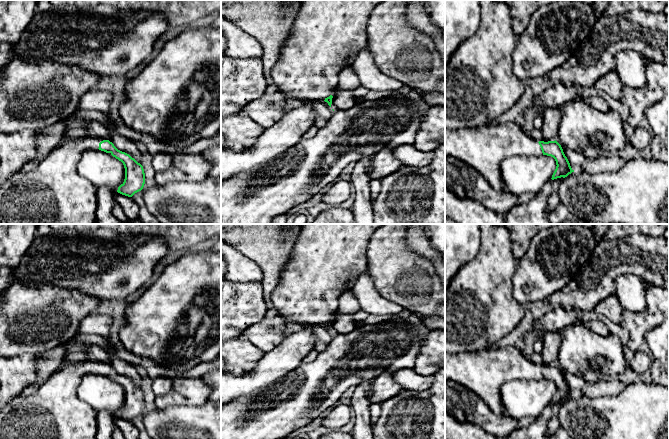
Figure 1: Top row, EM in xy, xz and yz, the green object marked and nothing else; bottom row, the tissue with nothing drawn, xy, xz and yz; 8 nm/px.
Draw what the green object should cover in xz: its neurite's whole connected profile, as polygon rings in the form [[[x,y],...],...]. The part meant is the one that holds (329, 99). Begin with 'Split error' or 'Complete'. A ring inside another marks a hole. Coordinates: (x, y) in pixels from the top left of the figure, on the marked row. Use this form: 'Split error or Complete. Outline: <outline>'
Split error. Outline: [[[302,0],[298,14],[291,28],[289,38],[284,43],[281,48],[281,53],[276,64],[273,66],[269,81],[274,84],[278,91],[282,92],[286,99],[296,99],[296,100],[309,100],[309,101],[325,101],[331,107],[333,96],[331,93],[335,91],[338,85],[338,74],[339,72],[348,66],[351,66],[354,58],[368,46],[368,32],[367,32],[367,23],[370,18],[370,15],[374,8],[382,0]]]

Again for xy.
Split error. Outline: [[[97,135],[63,138],[43,160],[11,176],[0,184],[1,224],[95,224],[97,187],[77,171],[81,155],[87,150],[101,150],[121,161],[125,168],[124,182],[117,192],[132,197],[145,184],[143,166],[129,154],[118,150],[109,140]]]

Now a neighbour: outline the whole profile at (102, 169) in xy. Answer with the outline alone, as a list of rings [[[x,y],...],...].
[[[99,149],[85,151],[78,162],[77,171],[96,187],[108,186],[114,192],[125,179],[123,163]]]

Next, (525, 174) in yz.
[[[547,155],[512,156],[500,164],[500,176],[506,192],[536,194],[550,181],[556,166],[555,159]]]

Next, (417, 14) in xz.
[[[408,0],[405,17],[415,29],[429,35],[445,60],[445,33],[432,20],[424,0]]]

